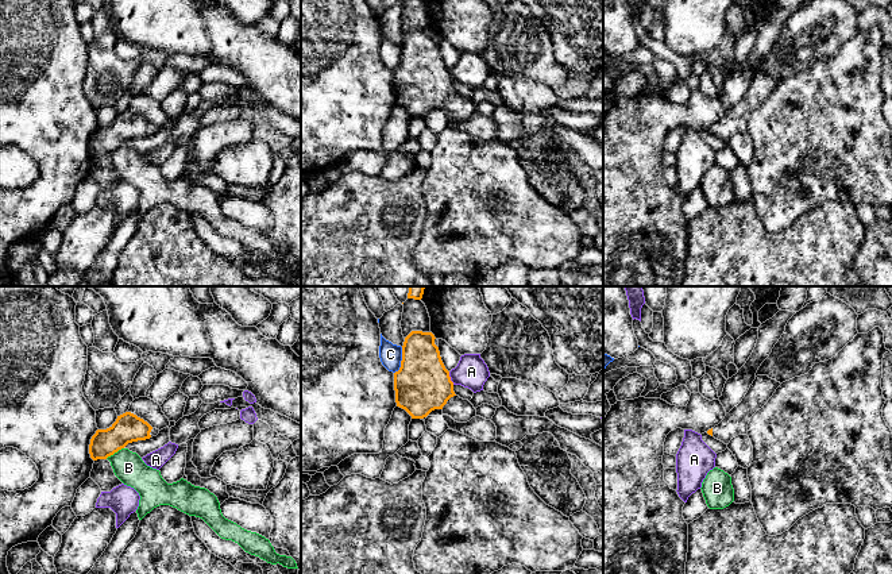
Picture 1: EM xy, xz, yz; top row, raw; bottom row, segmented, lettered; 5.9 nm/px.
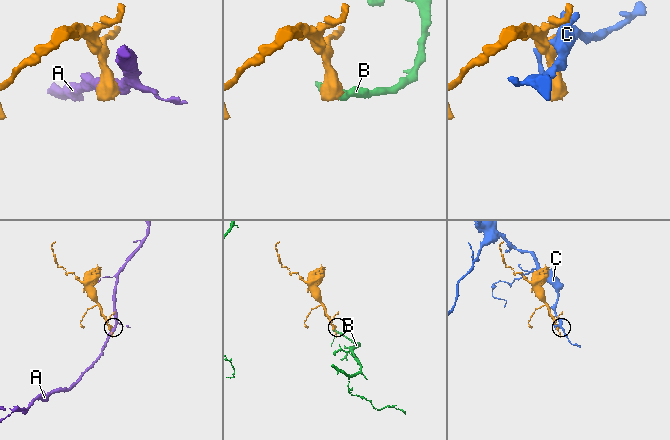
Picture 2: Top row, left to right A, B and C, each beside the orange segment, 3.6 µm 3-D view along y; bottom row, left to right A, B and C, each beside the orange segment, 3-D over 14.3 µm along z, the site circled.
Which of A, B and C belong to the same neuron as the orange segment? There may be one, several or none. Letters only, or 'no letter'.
no letter

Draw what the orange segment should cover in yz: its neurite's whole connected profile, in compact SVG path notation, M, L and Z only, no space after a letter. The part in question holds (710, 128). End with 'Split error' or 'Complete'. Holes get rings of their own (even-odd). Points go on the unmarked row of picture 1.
M757 73L742 99L707 131L725 142L738 132L746 132L750 115L768 100L780 82L768 73Z. Split error

